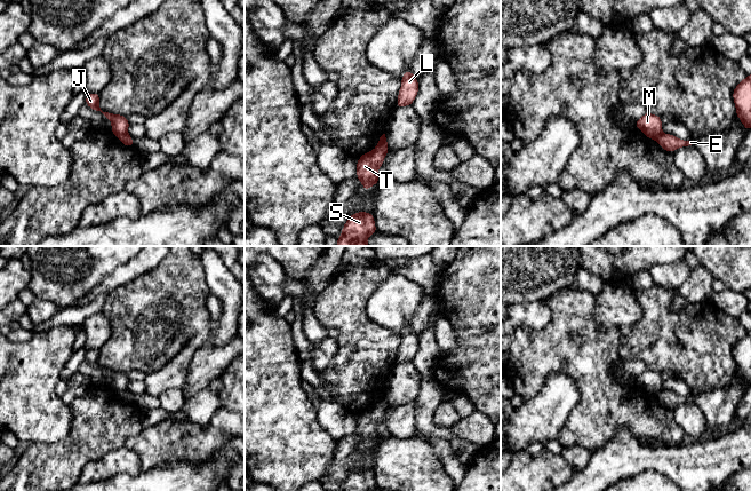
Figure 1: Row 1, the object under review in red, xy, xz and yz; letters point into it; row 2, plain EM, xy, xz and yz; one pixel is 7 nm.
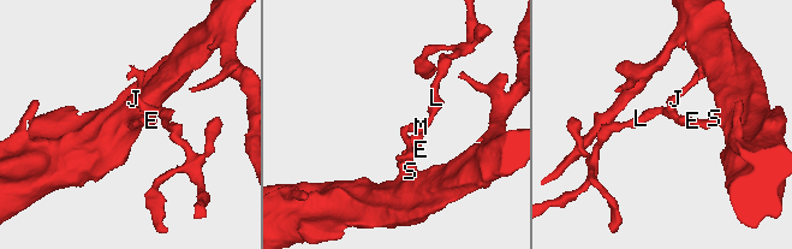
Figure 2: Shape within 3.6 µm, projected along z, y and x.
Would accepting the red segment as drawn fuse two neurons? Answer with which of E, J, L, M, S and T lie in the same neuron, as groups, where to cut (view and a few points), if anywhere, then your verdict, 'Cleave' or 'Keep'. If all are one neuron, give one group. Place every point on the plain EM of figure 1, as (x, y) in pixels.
Groups: E S T / J L M. Split along xy (128, 391), (119, 394). Cleave

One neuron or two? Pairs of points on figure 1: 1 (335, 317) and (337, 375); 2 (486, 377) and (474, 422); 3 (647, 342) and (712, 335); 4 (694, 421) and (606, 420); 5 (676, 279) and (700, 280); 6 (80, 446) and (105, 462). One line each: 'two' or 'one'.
1: one
2: two
3: one
4: two
5: two
6: two

